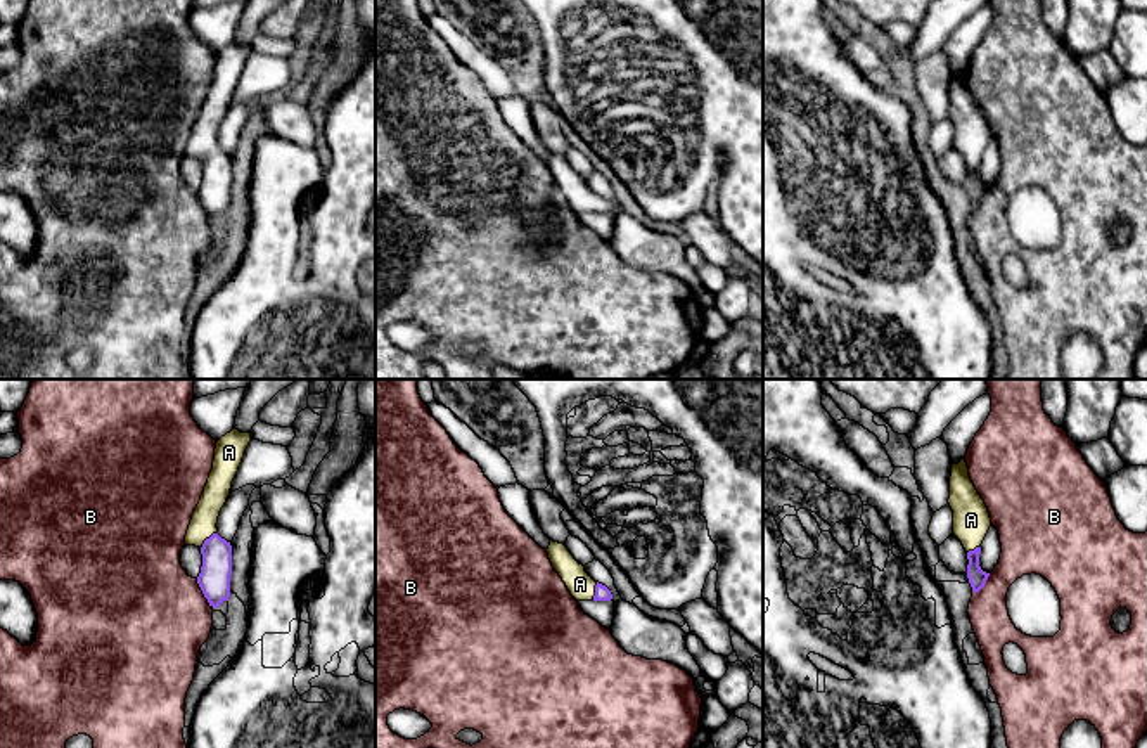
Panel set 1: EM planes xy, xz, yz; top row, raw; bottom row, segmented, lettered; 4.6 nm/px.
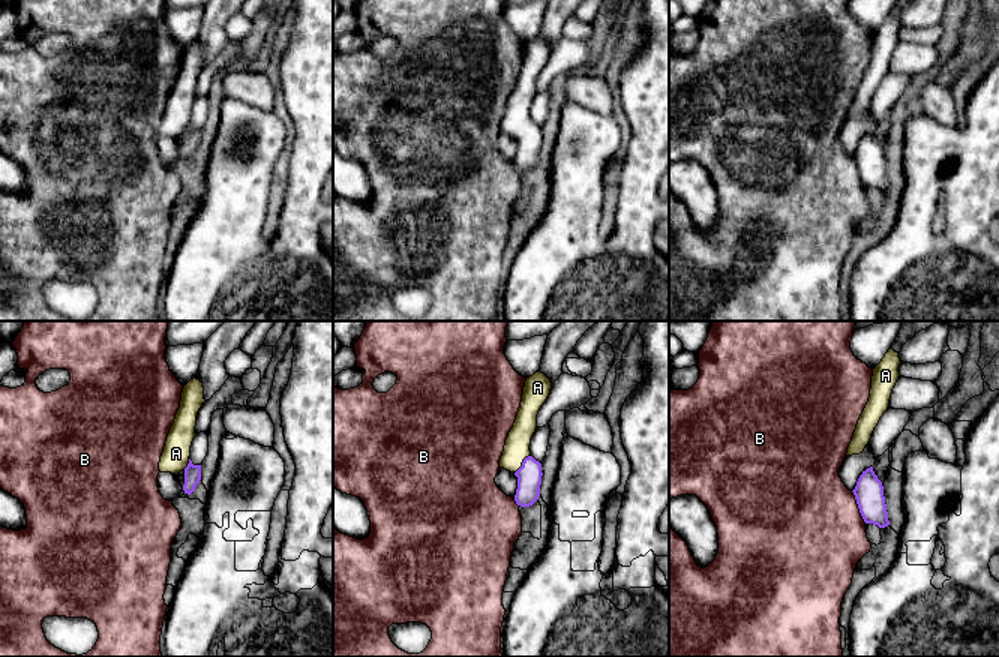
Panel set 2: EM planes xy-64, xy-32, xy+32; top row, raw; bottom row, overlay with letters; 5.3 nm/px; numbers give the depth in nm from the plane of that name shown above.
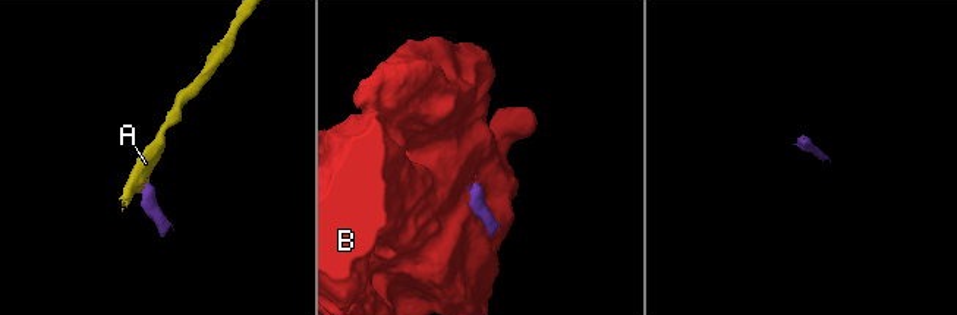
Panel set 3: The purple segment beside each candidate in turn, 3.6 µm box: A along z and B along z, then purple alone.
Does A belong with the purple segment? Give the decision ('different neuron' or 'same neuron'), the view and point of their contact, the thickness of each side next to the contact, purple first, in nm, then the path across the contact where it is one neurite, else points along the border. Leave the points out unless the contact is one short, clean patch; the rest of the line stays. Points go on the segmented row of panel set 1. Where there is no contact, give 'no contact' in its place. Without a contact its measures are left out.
same neuron; meets purple in xy at (206, 539); 140 nm thick on the purple side, 120 nm on the other; runs through xy (215, 573), (215, 549), (206, 539), (203, 525)

